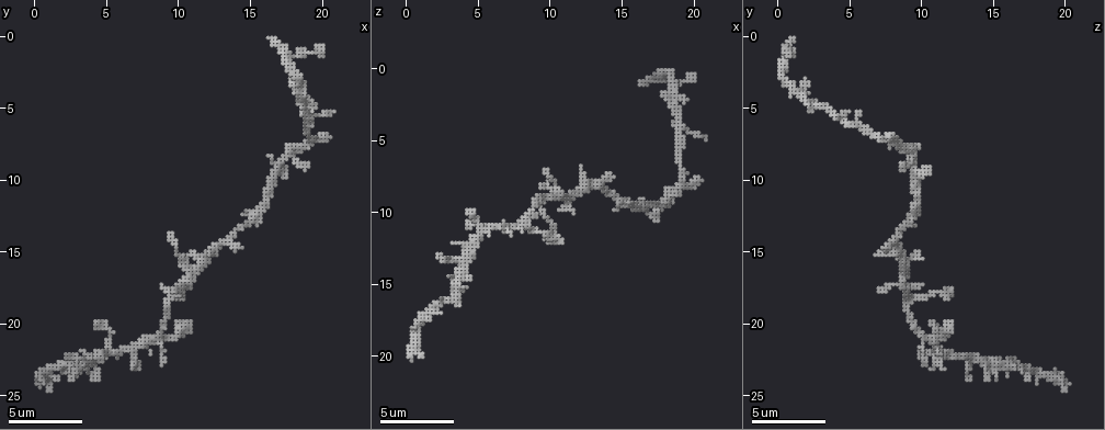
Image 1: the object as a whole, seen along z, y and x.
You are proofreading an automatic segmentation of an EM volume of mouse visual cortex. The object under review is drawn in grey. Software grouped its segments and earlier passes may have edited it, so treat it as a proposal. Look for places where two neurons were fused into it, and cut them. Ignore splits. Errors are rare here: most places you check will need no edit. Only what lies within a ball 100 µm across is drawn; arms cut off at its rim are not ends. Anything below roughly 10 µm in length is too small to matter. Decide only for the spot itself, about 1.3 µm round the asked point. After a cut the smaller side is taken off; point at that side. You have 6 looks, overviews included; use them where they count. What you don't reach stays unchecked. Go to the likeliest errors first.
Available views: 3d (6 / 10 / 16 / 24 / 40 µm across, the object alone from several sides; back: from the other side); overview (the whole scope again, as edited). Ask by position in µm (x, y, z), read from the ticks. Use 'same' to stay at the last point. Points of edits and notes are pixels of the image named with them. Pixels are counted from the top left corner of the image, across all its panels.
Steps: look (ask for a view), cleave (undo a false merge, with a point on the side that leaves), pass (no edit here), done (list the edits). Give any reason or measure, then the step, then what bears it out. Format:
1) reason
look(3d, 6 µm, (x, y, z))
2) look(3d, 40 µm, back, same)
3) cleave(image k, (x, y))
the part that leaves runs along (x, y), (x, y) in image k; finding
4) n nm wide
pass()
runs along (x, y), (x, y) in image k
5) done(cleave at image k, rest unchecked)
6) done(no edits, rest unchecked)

looks like a crossing
look(3d, 10 µm, (13.0, 14.4, 8.2))

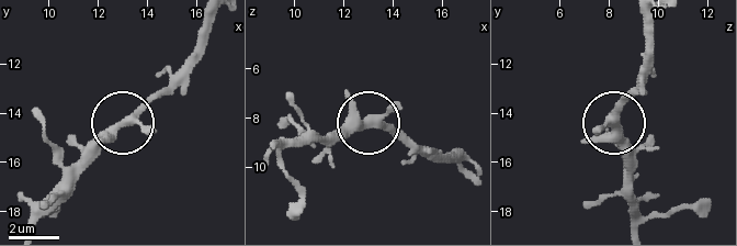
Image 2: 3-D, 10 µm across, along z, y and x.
pass()
runs along (371, 125), (341, 130), (325, 142) in image 2; one neuron here

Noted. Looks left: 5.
four arms meet
look(3d, 10 µm, (17.4, 8.4, 9.4))

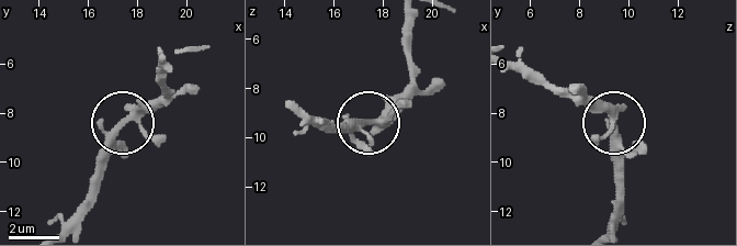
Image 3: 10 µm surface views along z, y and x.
pass()
runs along (60, 227), (86, 197), (113, 126), (168, 91) in image 3; all the same neuron

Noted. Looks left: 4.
three-way junction
look(3d, 16 µm, (8.6, 20.8, 10.0))

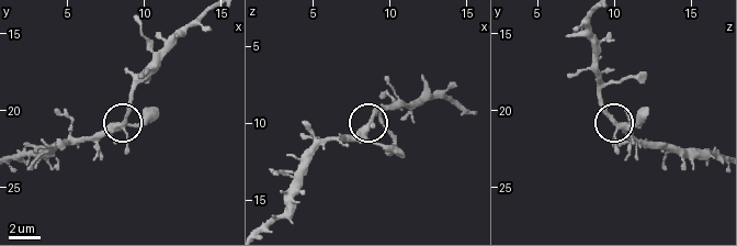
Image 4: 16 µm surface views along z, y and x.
look(3d, 6 µm, (8.8, 20.8, 9.8))

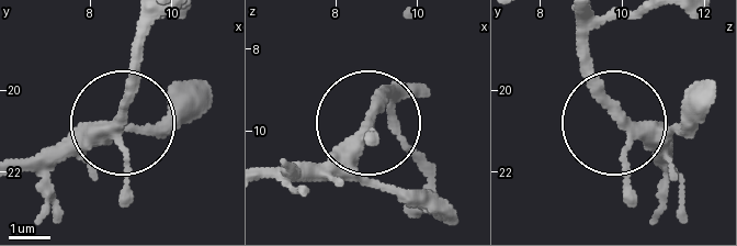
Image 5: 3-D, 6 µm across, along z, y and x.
3 arms
pass()
all the same neuron

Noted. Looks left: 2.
done(no edits, rest unchecked)

